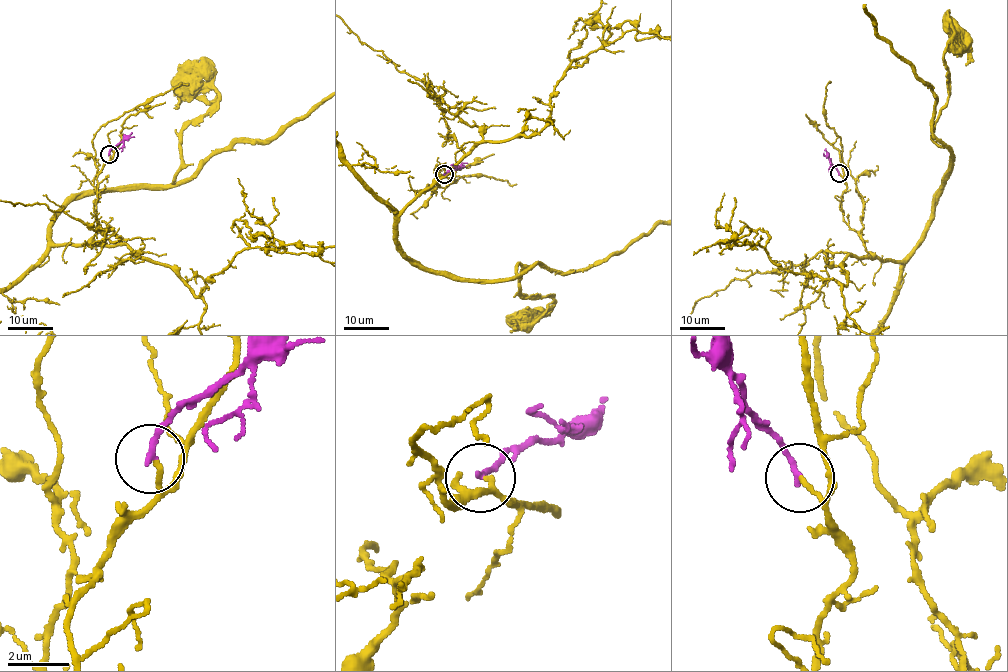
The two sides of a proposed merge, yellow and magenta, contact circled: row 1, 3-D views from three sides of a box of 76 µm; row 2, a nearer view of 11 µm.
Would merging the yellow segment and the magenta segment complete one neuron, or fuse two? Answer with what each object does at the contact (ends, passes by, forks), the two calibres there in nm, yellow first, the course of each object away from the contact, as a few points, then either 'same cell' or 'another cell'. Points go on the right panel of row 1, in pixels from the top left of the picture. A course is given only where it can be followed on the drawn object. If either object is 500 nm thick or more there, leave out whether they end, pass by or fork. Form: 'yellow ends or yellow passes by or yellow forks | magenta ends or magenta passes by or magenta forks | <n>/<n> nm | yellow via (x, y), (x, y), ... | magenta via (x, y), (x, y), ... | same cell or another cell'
yellow ends | magenta ends | 140/200 nm | yellow via (839, 173), (842, 219), (868, 252), (902, 260), (948, 167), (952, 149), (932, 135), (952, 40) | magenta via (839, 173), (831, 159), (829, 172) | same cell

